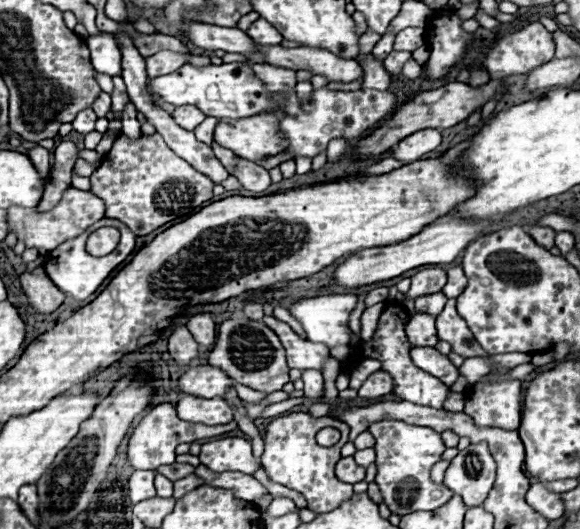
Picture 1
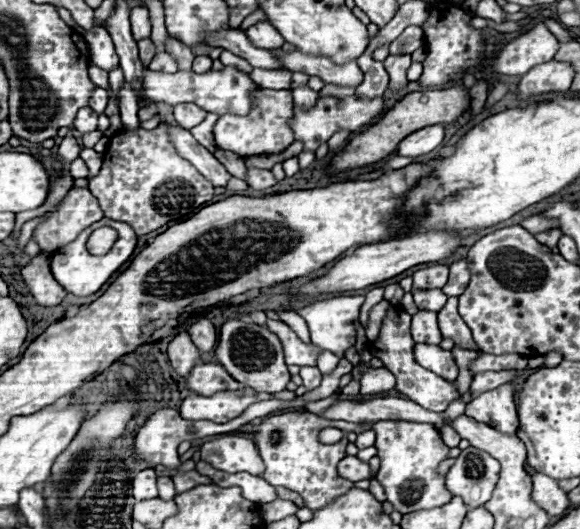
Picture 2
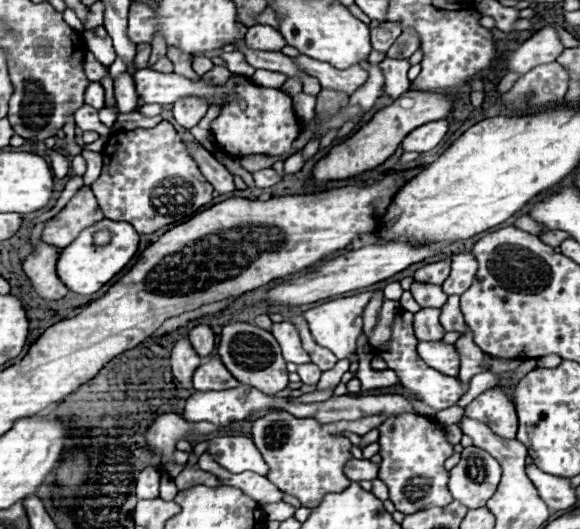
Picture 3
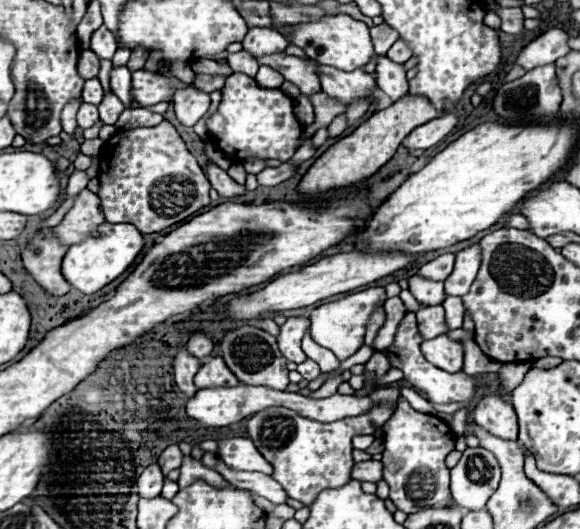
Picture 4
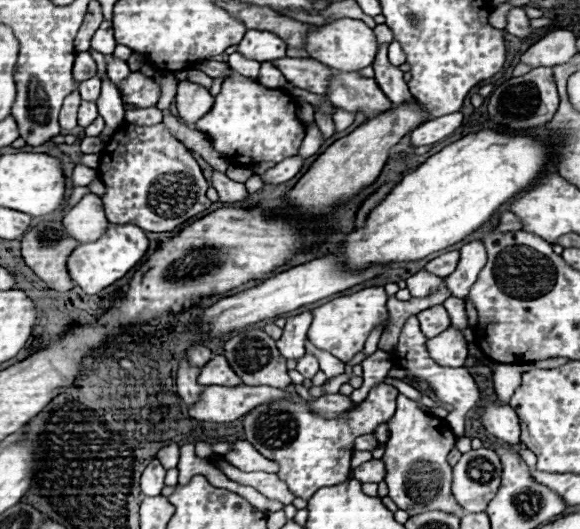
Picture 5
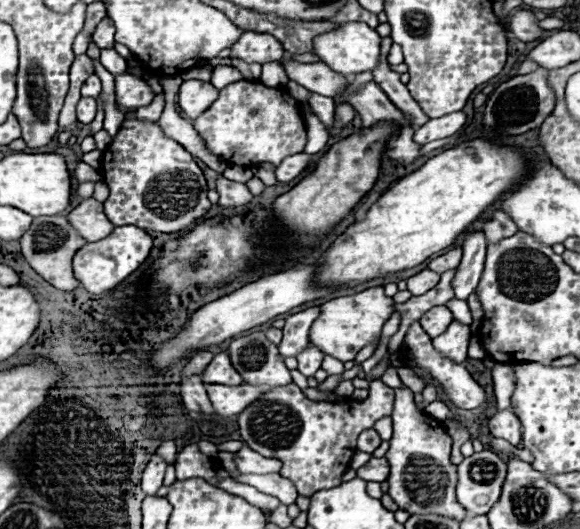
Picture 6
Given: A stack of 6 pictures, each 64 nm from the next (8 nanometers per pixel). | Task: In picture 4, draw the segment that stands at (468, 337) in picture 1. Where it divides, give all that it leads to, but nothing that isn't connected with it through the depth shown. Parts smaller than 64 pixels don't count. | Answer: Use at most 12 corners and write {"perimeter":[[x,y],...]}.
{"perimeter":[[446,296],[448,330],[462,328],[464,306],[460,296]]}

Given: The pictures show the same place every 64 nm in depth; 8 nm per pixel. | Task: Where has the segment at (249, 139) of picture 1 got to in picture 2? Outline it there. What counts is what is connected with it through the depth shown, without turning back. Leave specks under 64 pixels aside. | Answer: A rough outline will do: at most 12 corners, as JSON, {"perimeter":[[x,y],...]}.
{"perimeter":[[290,90],[254,92],[248,116],[226,114],[214,140],[238,156],[292,142]]}

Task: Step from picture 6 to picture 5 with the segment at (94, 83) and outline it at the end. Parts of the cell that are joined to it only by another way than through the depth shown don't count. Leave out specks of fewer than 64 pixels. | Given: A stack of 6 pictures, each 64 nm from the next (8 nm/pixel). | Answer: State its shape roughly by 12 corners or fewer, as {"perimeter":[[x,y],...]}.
{"perimeter":[[98,76],[80,82],[82,100],[100,96]]}

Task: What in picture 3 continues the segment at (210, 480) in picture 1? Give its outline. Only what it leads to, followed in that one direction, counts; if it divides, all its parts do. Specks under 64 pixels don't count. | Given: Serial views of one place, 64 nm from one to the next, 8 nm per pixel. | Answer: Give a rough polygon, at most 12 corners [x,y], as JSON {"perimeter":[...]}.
{"perimeter":[[208,454],[198,458],[202,470],[224,486],[240,488],[260,504],[282,500],[266,476],[226,472]]}

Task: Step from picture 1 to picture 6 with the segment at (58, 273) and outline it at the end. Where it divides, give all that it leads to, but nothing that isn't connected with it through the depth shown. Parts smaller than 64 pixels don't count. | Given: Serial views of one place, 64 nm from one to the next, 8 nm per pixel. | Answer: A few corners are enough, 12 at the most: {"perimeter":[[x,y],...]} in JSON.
{"perimeter":[[116,226],[72,260],[76,280],[102,294],[148,258],[142,228]]}

